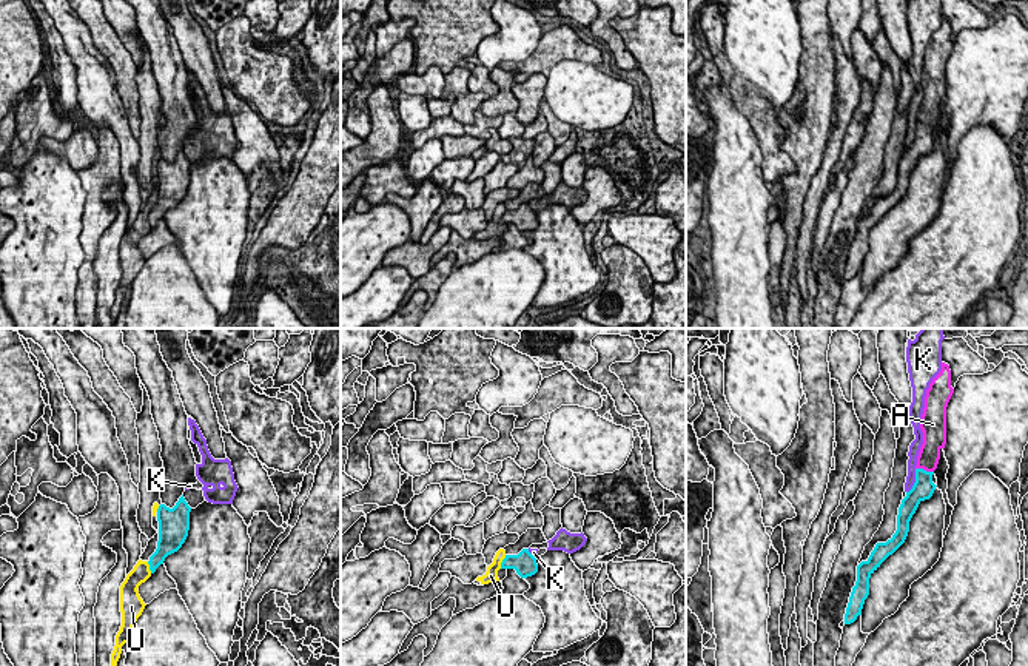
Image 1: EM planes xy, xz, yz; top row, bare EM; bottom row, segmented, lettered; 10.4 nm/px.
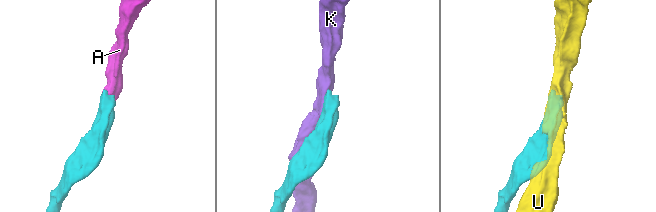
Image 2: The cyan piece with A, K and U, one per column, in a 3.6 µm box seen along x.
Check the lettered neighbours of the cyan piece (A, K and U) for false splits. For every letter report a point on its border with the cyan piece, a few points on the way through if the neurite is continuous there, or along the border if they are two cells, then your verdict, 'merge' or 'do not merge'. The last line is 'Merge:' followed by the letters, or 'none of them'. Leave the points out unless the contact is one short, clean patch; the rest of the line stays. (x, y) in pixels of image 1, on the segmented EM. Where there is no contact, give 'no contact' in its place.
A: yz (925, 470) | across yz (923, 487), (925, 470), (928, 457) | merge
K: yz (916, 481) | along yz (916, 469), (916, 481), (907, 492) | do not merge
U: xz (503, 561) | do not merge
Merge: A

